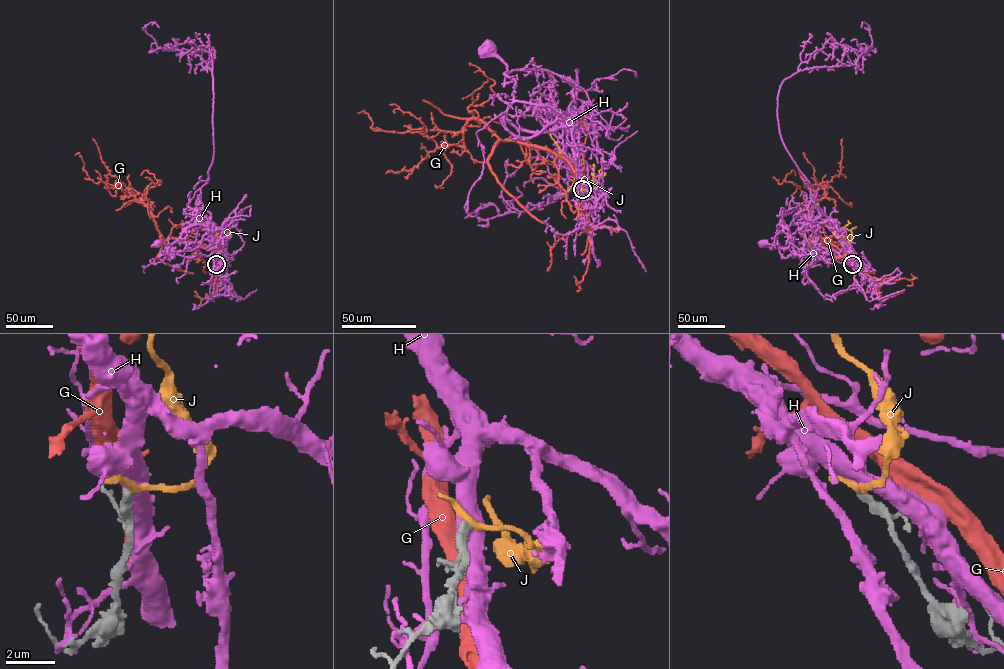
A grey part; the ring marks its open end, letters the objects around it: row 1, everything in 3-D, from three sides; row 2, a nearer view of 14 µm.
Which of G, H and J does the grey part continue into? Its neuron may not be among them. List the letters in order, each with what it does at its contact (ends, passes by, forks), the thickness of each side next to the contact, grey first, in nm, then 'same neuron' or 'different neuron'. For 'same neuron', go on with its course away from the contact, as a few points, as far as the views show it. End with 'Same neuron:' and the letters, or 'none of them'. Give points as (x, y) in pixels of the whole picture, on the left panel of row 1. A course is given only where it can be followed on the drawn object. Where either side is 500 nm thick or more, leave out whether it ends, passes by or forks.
G: 170/600 nm | different neuron
H: 380/650 nm | different neuron
J: it passes by | 360/240 nm | different neuron
Same neuron: none of them

